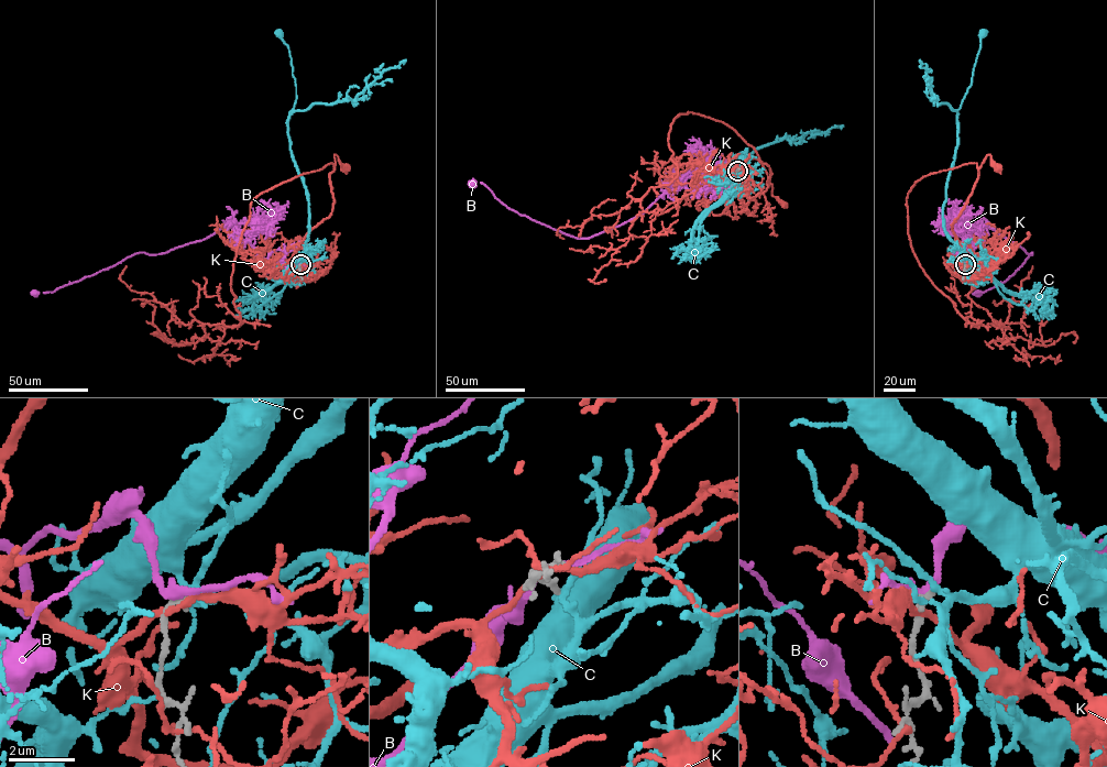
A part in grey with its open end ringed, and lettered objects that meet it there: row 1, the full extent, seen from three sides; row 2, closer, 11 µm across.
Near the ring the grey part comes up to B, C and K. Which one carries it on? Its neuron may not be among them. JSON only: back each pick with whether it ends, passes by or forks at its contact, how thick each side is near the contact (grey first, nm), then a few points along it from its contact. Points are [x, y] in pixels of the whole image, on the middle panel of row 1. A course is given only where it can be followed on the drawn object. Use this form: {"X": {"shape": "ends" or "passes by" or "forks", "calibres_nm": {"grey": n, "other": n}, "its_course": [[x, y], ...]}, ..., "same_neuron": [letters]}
{"C": {"shape": "passes by", "calibres_nm": {"grey": 200, "other": 180}, "its_course": [[737, 171], [746, 149], [724, 164], [733, 168], [733, 176], [725, 186], [716, 189]]}, "same_neuron": ["C"]}

